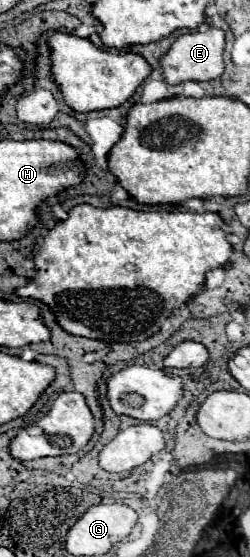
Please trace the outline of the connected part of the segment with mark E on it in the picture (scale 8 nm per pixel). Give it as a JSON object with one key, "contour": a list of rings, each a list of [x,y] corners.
{"contour":[[[203,27],[195,33],[179,35],[169,51],[159,59],[163,77],[169,85],[179,85],[185,81],[211,81],[223,73],[223,47],[225,47],[225,33],[221,29]]]}

